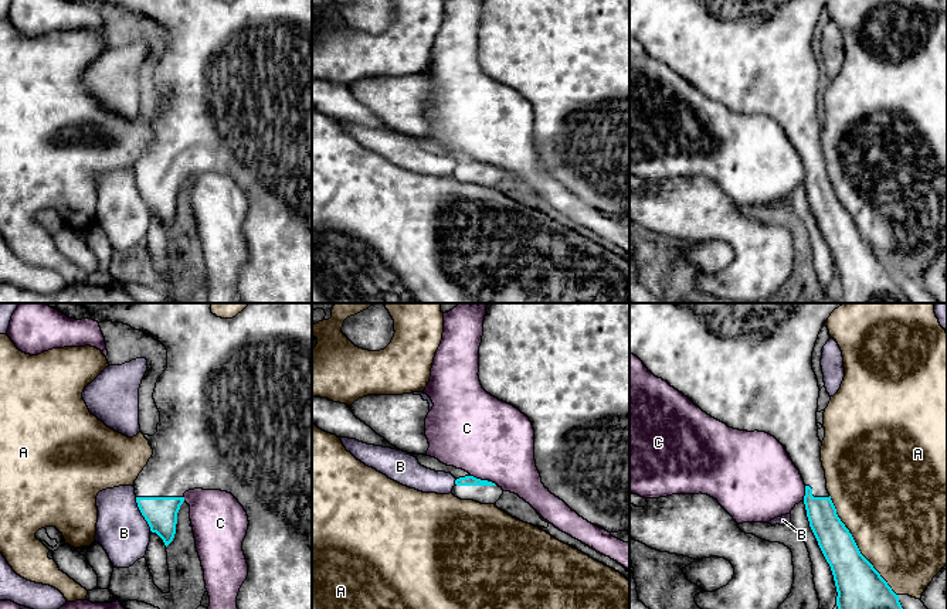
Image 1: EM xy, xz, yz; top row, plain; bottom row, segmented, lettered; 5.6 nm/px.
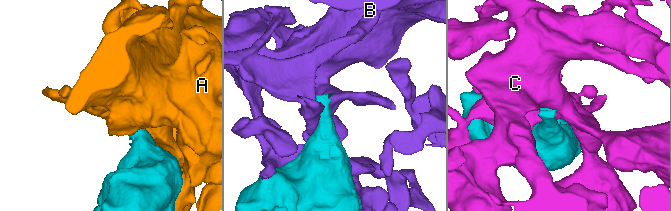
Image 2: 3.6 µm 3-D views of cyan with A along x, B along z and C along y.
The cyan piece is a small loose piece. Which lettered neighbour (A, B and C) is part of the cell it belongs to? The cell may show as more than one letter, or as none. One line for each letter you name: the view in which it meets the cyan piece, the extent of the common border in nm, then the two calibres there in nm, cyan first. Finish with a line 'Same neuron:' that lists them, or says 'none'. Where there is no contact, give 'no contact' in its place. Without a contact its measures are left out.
Same neuron: none

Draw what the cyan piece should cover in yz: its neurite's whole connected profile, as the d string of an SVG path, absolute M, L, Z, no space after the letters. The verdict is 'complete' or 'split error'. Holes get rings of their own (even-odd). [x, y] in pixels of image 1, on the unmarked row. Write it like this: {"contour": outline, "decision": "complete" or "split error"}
{"contour": "M629 0L629 35L712 101L733 112L766 115L784 129L804 163L809 210L831 249L838 275L838 296L844 296L845 303L912 303L902 290L899 278L861 237L826 173L821 144L822 125L817 109L819 69L812 52L812 34L826 3L828 0Z", "decision": "split error"}

